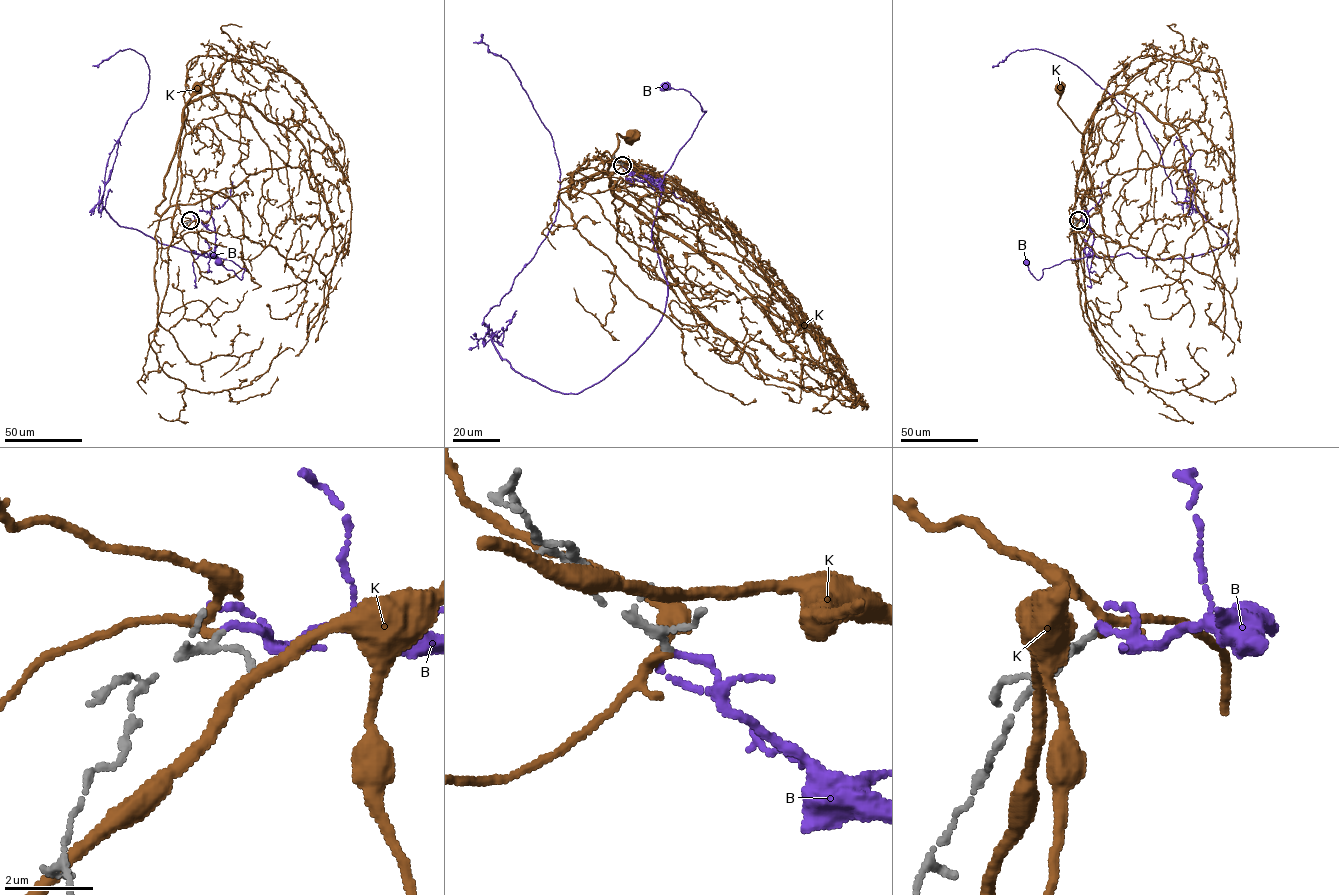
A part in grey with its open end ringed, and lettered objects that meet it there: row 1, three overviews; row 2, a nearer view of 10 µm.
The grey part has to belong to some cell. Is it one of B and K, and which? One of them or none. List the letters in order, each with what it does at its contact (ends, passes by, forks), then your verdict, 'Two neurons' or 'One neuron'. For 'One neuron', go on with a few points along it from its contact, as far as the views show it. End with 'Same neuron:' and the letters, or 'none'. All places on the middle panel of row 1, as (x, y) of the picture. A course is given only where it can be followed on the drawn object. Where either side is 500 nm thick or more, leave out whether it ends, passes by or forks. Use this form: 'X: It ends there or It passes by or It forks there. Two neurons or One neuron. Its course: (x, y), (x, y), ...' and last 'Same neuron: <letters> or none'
B: It ends there. One neuron. Its course: (622, 165), (661, 189), (664, 175), (706, 111), (702, 111), (689, 91), (664, 87)
K: It forks there. Two neurons
Same neuron: B

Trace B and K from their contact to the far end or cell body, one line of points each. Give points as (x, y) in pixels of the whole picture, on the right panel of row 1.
B: (1078, 220), (1084, 221), (1093, 233), (1091, 255), (1044, 268), (1043, 275), (1037, 280), (1027, 262)
K: (1078, 220), (1069, 210), (1075, 201), (1077, 176), (1083, 158), (1084, 136), (1058, 104), (1058, 89)

